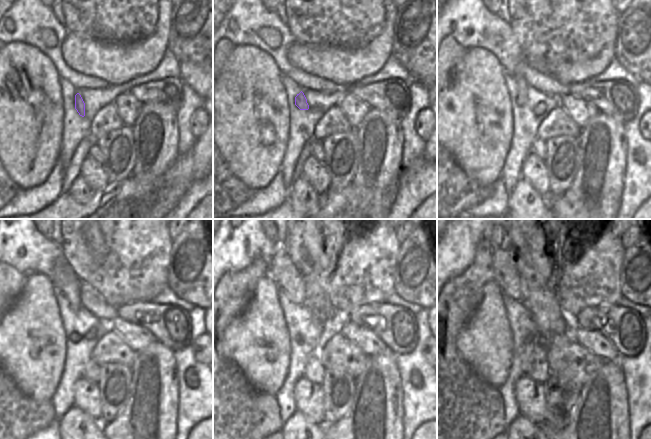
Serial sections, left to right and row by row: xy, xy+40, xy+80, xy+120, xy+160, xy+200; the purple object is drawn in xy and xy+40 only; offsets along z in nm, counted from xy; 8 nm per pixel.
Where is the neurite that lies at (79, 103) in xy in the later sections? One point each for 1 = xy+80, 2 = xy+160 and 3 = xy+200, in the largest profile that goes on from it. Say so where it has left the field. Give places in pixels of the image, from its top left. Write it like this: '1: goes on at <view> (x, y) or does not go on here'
1: goes on at xy+80 (522, 97)
2: goes on at xy+160 (282, 270)
3: goes on at xy+200 (505, 273)

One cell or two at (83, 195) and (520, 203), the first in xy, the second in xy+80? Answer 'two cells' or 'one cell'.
one cell

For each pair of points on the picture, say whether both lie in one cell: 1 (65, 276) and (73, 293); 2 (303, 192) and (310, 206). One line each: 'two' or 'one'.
1: one
2: one

